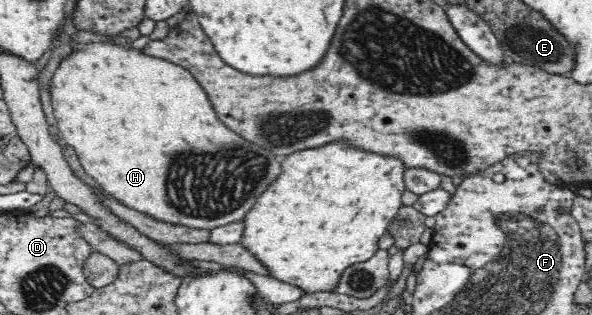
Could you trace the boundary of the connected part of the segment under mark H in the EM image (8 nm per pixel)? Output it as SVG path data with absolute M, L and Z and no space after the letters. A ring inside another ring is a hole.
M88 42L84 46L79 46L70 54L66 55L54 69L50 78L51 105L57 128L54 133L61 136L61 140L67 145L74 147L79 162L84 167L85 172L100 184L104 193L110 194L116 200L122 201L125 205L136 209L141 213L189 227L210 229L222 226L223 224L244 219L247 212L252 208L260 193L278 176L280 172L280 159L269 150L251 143L249 140L240 138L240 134L234 134L224 126L218 117L212 103L207 97L202 85L194 78L194 75L183 66L174 64L164 58L154 57L146 54L144 49L122 46L116 42Z

